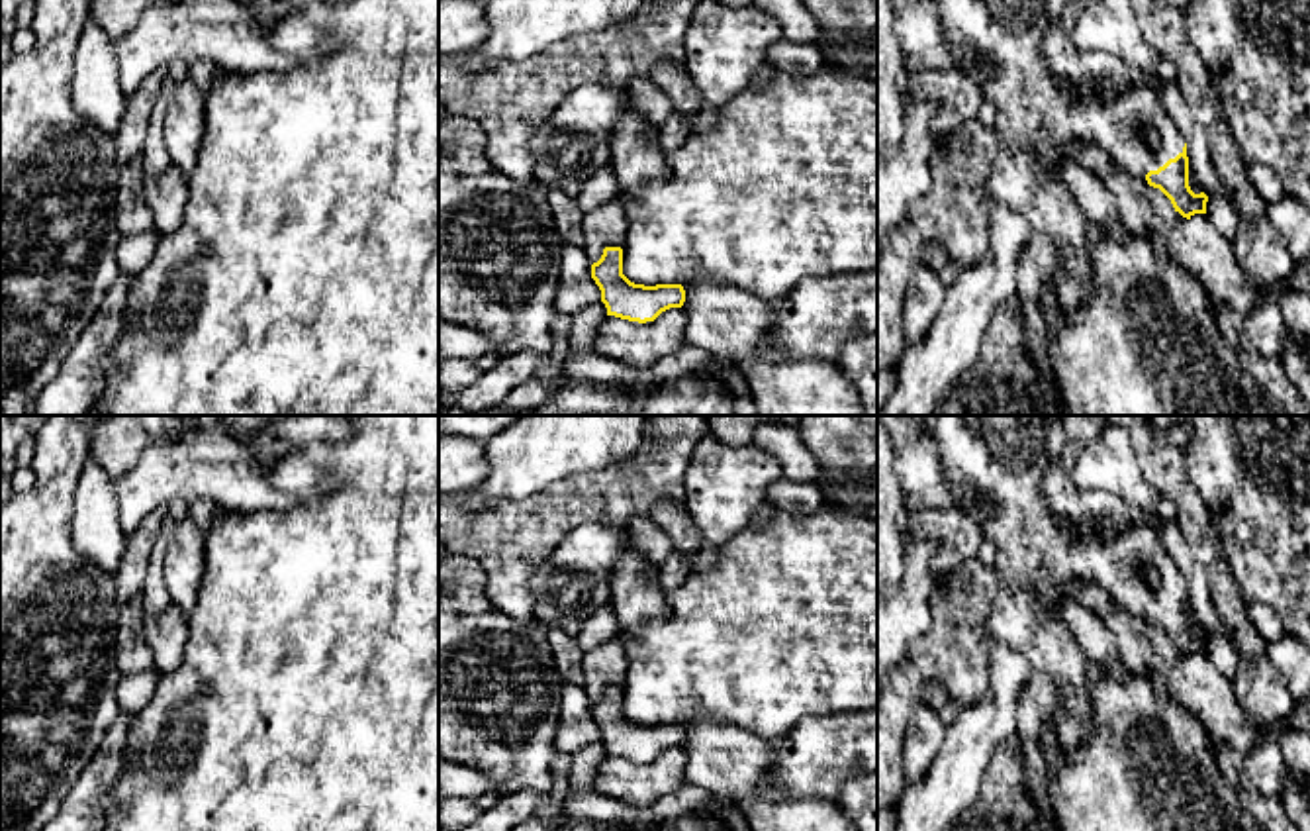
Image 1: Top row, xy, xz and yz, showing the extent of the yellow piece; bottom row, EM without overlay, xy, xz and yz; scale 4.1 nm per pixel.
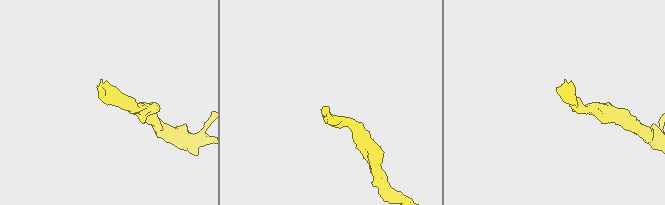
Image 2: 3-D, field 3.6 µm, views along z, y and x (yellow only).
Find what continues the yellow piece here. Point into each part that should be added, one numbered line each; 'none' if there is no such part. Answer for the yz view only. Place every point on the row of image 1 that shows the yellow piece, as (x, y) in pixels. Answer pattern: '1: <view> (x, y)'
1: yz (1034, 122)

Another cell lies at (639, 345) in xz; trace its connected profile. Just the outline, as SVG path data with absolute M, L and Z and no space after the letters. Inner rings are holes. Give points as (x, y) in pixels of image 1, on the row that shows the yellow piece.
M670 308L646 323L607 316L597 327L593 351L642 370L685 347L685 329L681 308Z

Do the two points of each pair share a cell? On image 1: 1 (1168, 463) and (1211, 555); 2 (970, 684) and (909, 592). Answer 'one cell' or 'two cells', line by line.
1: one cell
2: two cells

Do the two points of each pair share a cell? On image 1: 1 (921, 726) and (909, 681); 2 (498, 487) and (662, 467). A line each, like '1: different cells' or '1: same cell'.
1: different cells
2: different cells

